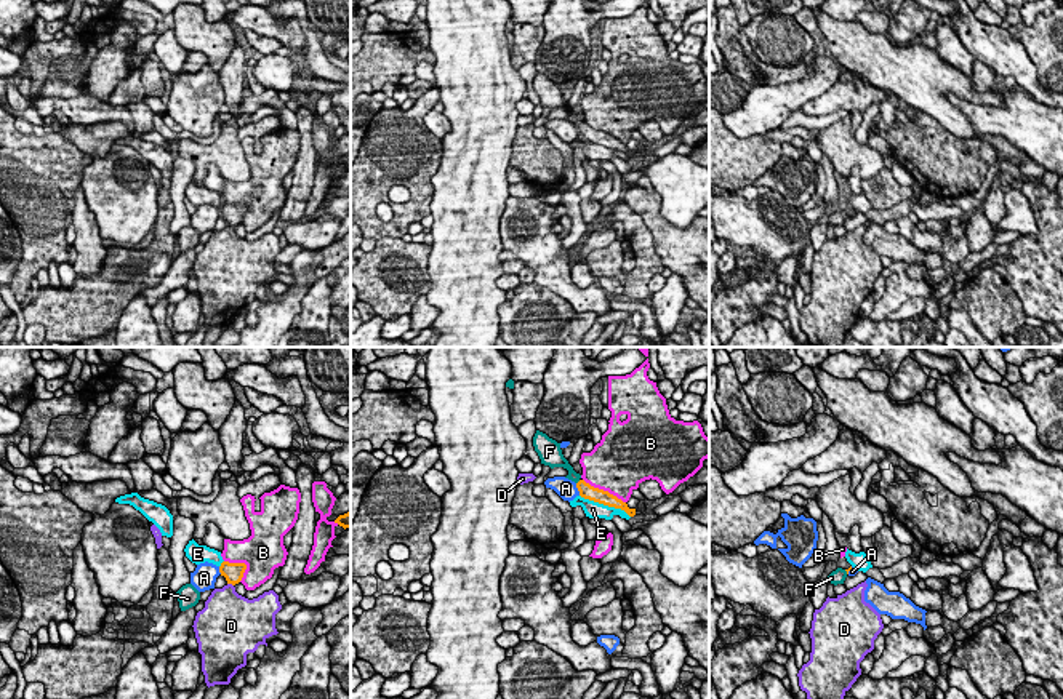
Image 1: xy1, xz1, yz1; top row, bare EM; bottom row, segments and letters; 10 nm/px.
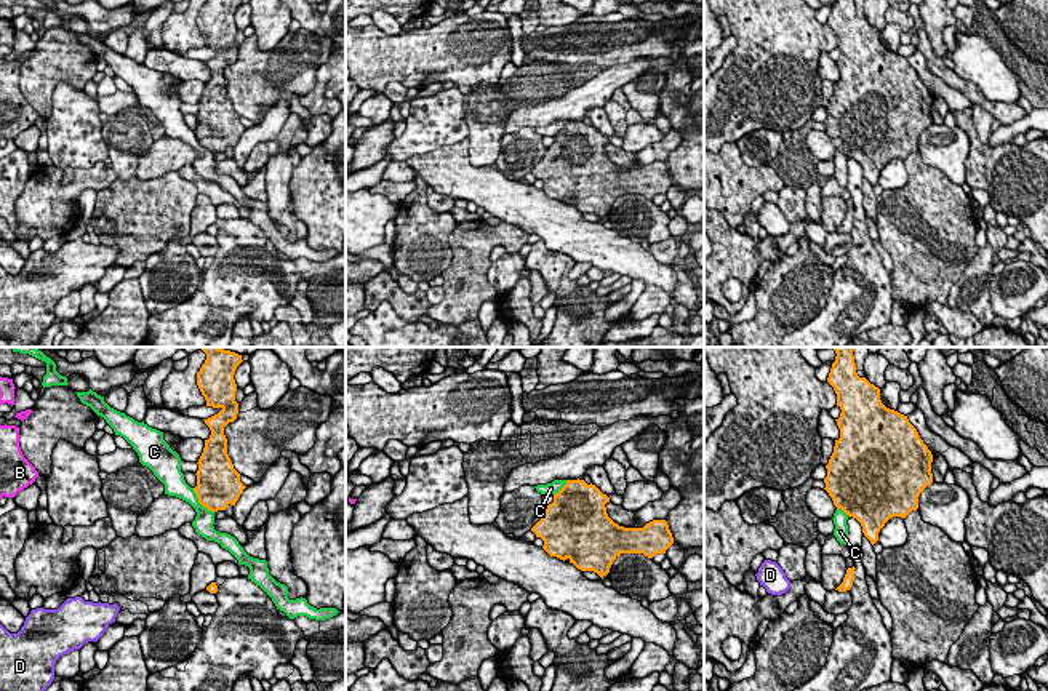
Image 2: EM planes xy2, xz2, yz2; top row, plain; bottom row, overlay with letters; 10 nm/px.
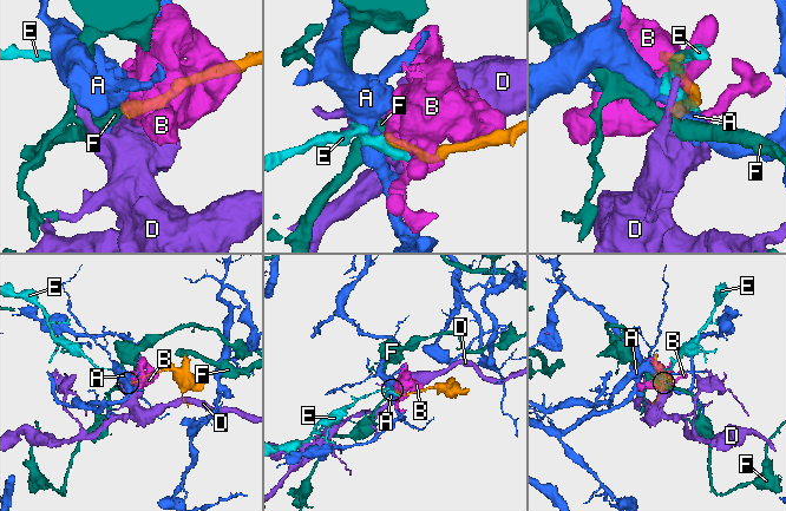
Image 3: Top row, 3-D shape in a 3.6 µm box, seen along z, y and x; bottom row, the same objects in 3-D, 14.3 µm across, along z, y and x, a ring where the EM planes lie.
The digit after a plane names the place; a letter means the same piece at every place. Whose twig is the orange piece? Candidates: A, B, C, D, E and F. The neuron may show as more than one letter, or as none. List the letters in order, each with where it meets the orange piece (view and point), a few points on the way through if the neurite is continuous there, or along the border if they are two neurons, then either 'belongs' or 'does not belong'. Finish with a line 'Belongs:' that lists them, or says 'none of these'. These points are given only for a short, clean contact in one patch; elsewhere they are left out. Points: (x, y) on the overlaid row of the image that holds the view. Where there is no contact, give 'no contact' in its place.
A: meets orange in xz1 at (578, 490); border along xz1 (575, 483), (580, 495); does not belong
B: meets orange in xz1 at (602, 490); does not belong
C: meets orange in xy2 at (200, 503); border along xy2 (192, 488), (197, 499), (213, 512); does not belong
D: meets orange in xy1 at (231, 583); border along xy1 (228, 583), (232, 586); does not belong
E: meets orange in xz1 at (605, 504); does not belong
F: meets orange in xz1 at (578, 482); runs through xz1 (586, 491), (578, 482), (572, 475); belongs
Belongs: F

